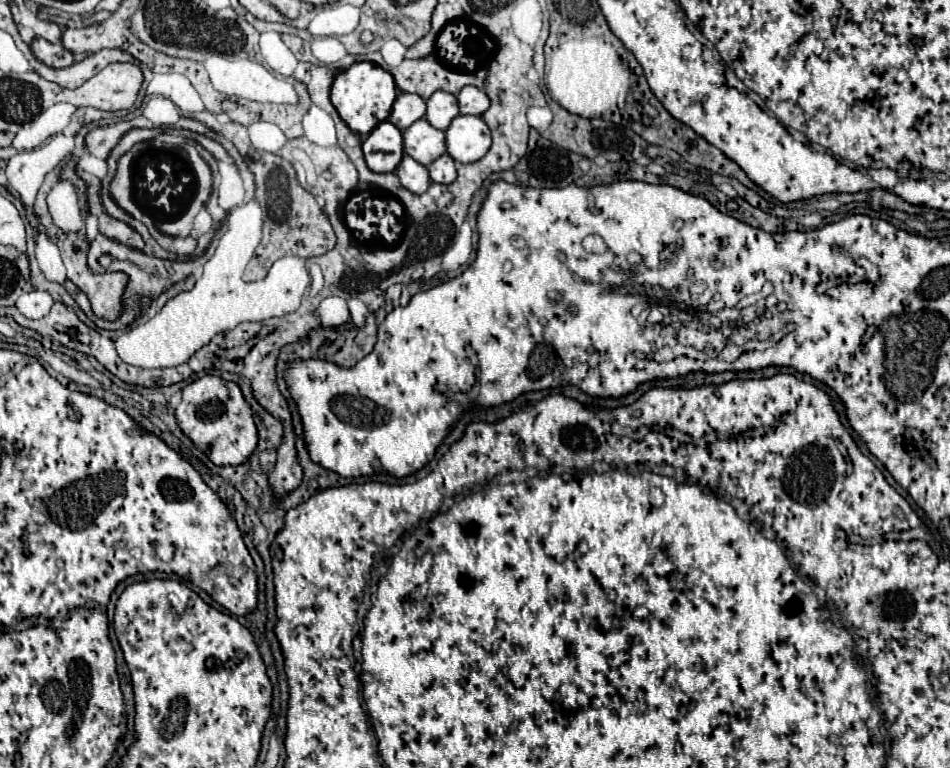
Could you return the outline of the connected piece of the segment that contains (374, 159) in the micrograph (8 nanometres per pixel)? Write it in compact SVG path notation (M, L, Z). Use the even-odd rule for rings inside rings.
M379 123L363 143L363 153L367 167L375 173L391 173L401 163L403 157L403 137L401 131L389 123Z

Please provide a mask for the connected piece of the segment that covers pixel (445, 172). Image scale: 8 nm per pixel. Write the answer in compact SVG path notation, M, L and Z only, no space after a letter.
M441 155L437 161L433 161L429 165L429 175L431 175L431 181L435 183L453 183L455 177L457 177L457 171L455 171L455 161L451 155Z

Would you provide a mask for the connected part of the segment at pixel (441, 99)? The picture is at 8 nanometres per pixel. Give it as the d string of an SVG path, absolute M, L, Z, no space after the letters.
M435 91L427 99L427 113L425 119L437 127L437 129L447 129L449 123L459 115L457 111L457 97L447 91Z

